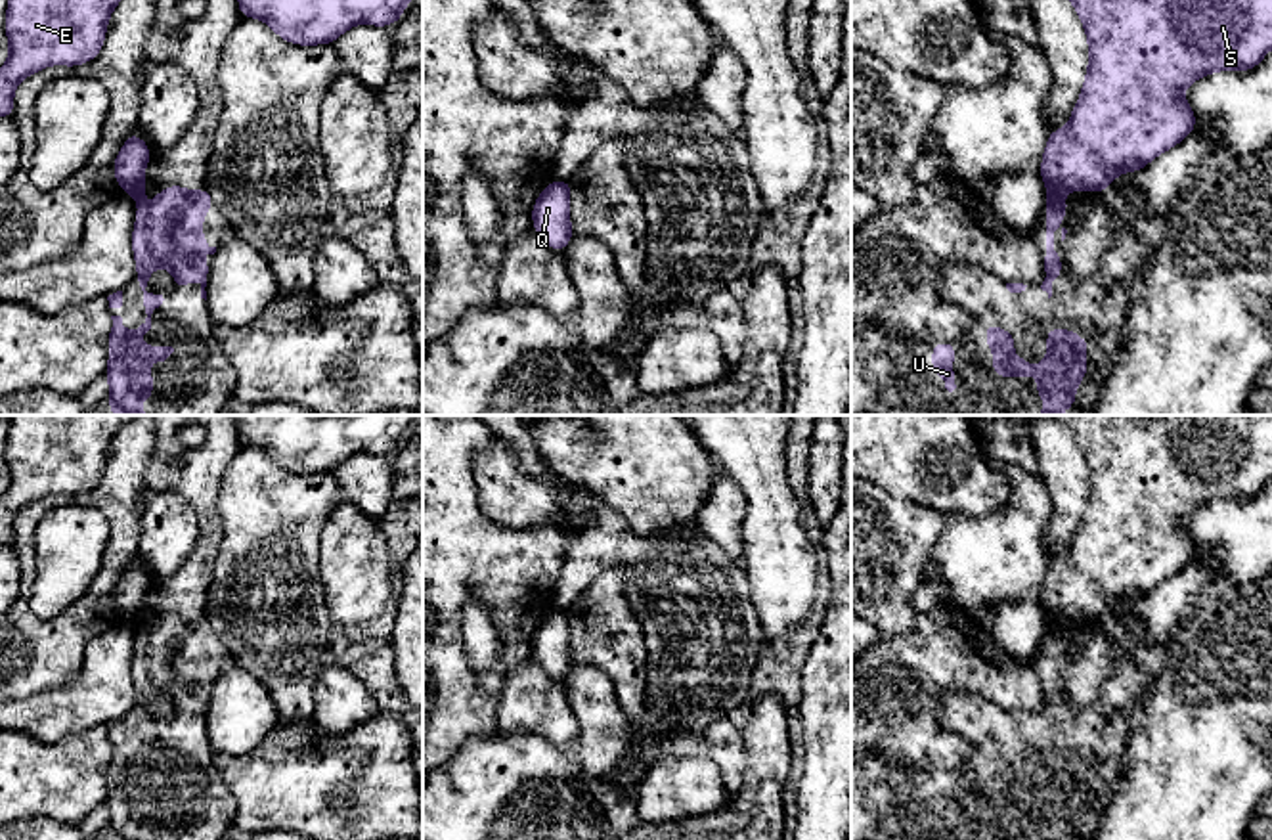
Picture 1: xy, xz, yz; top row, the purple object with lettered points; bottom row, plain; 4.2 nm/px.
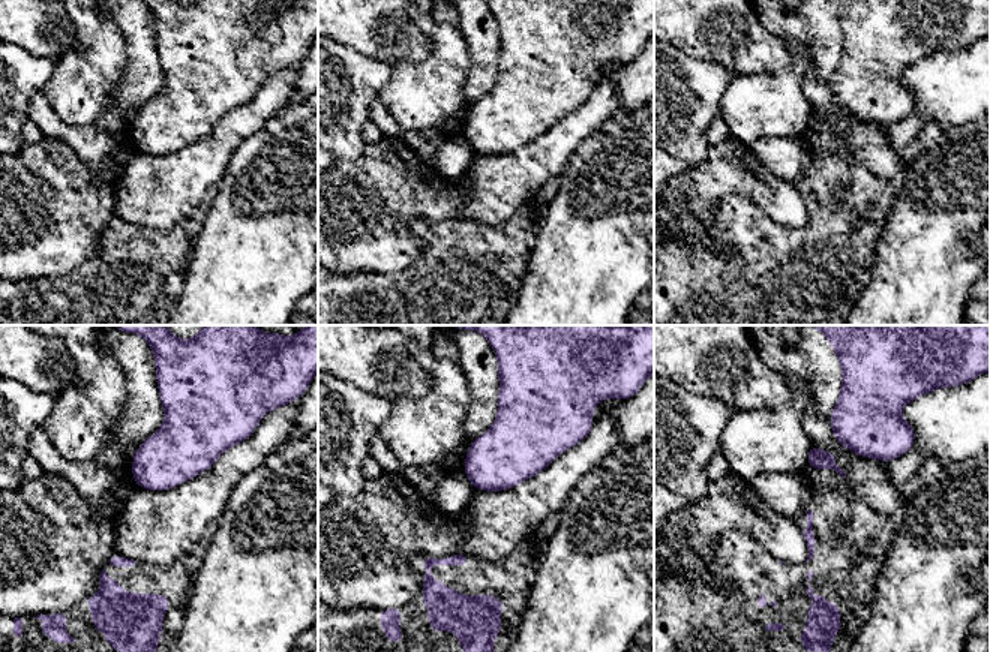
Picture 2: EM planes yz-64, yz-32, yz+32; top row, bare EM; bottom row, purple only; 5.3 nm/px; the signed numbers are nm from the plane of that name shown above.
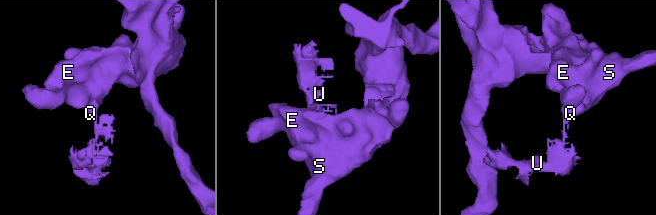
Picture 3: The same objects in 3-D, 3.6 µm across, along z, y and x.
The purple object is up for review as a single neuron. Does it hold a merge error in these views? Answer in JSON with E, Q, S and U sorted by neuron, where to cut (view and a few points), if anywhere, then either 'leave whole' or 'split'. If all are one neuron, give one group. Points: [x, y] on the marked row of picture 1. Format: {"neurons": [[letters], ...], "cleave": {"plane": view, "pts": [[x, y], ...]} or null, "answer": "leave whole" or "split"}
{"neurons": [["E", "Q", "S"], ["U"]], "cleave": {"plane": "yz", "pts": [[1047, 182], [1060, 192]]}, "answer": "split"}

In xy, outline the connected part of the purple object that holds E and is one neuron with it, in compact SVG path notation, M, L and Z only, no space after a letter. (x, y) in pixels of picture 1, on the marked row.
M10 0L10 55L0 69L0 117L13 117L17 84L48 65L77 67L96 59L107 21L121 0Z

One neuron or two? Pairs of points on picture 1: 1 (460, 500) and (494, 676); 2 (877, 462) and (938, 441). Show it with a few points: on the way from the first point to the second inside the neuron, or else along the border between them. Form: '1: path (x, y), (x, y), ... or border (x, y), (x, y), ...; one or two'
1: path (469, 544), (511, 586), (511, 632); one
2: path (892, 446), (898, 441), (922, 441); one

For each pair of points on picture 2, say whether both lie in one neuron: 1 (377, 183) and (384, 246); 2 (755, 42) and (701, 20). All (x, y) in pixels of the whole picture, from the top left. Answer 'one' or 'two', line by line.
1: one
2: one

